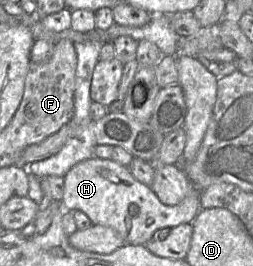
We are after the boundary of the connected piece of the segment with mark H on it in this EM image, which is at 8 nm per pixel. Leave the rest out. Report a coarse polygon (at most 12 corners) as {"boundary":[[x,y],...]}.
{"boundary":[[92,157],[63,177],[62,201],[35,217],[44,234],[55,211],[145,245],[162,228],[192,223],[195,187],[174,206],[112,159]]}

